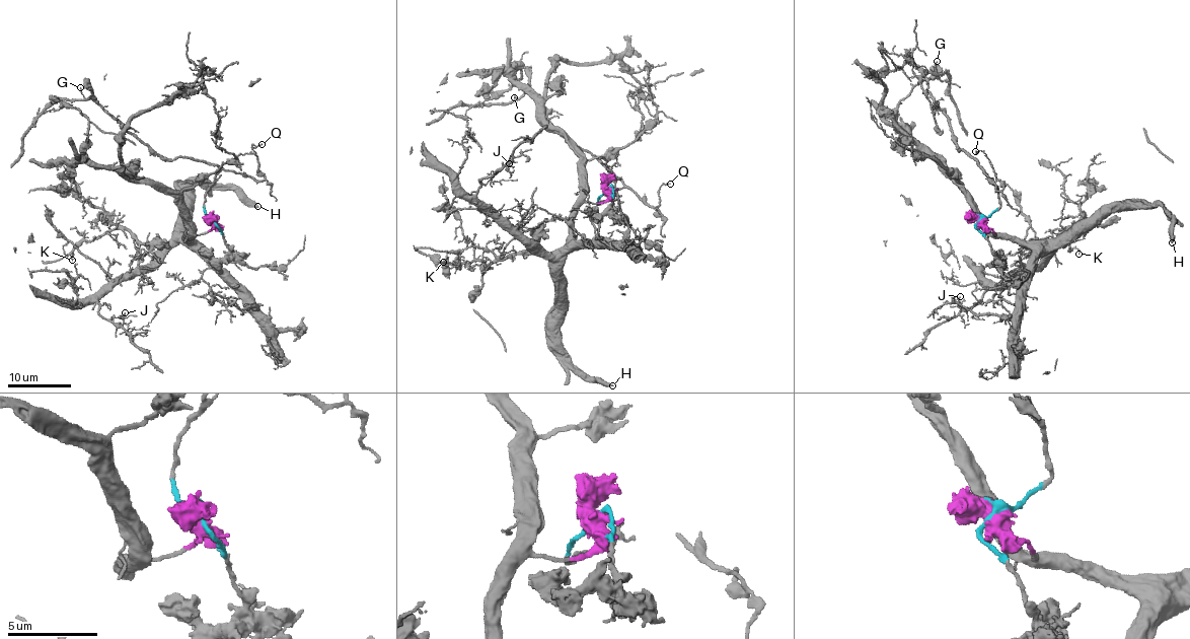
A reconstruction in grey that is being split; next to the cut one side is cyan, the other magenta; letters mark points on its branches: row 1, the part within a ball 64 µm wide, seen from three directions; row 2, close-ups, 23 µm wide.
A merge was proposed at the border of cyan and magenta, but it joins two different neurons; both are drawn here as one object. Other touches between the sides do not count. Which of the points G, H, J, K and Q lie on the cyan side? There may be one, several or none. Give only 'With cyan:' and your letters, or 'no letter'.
With cyan: G, Q

